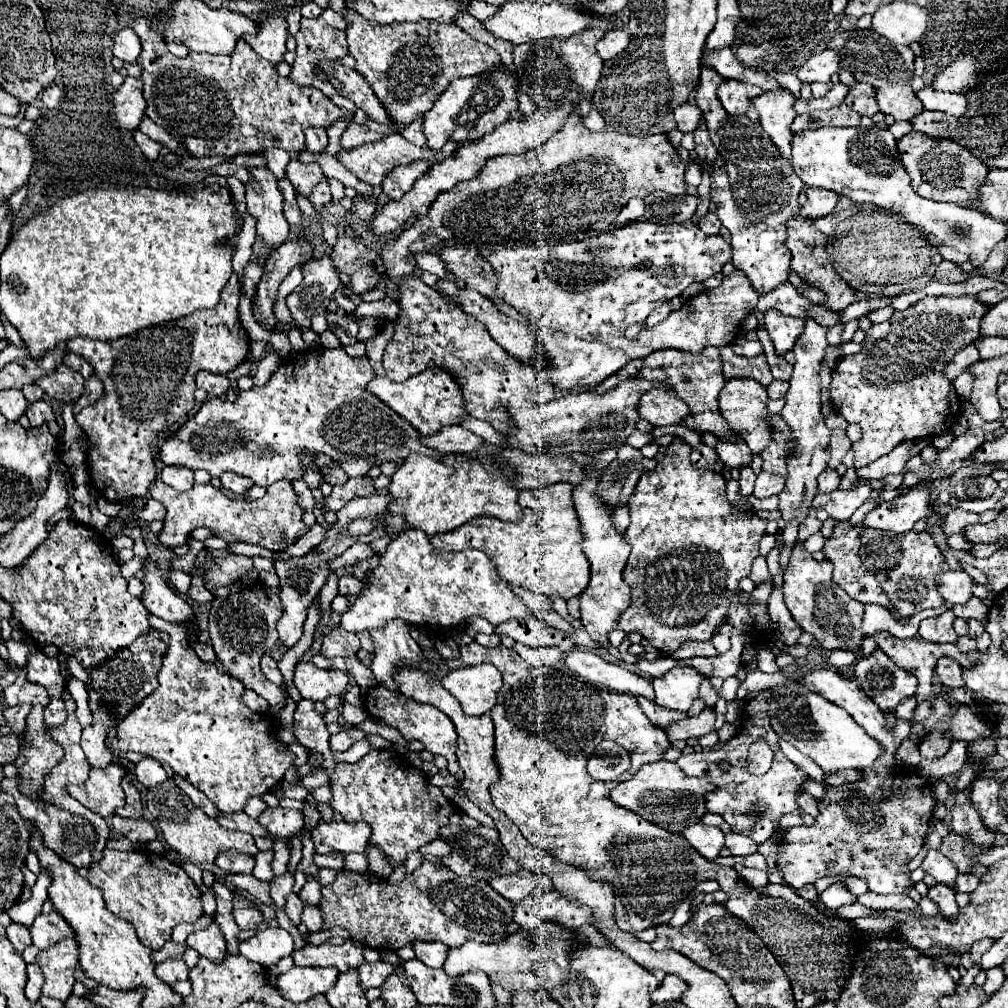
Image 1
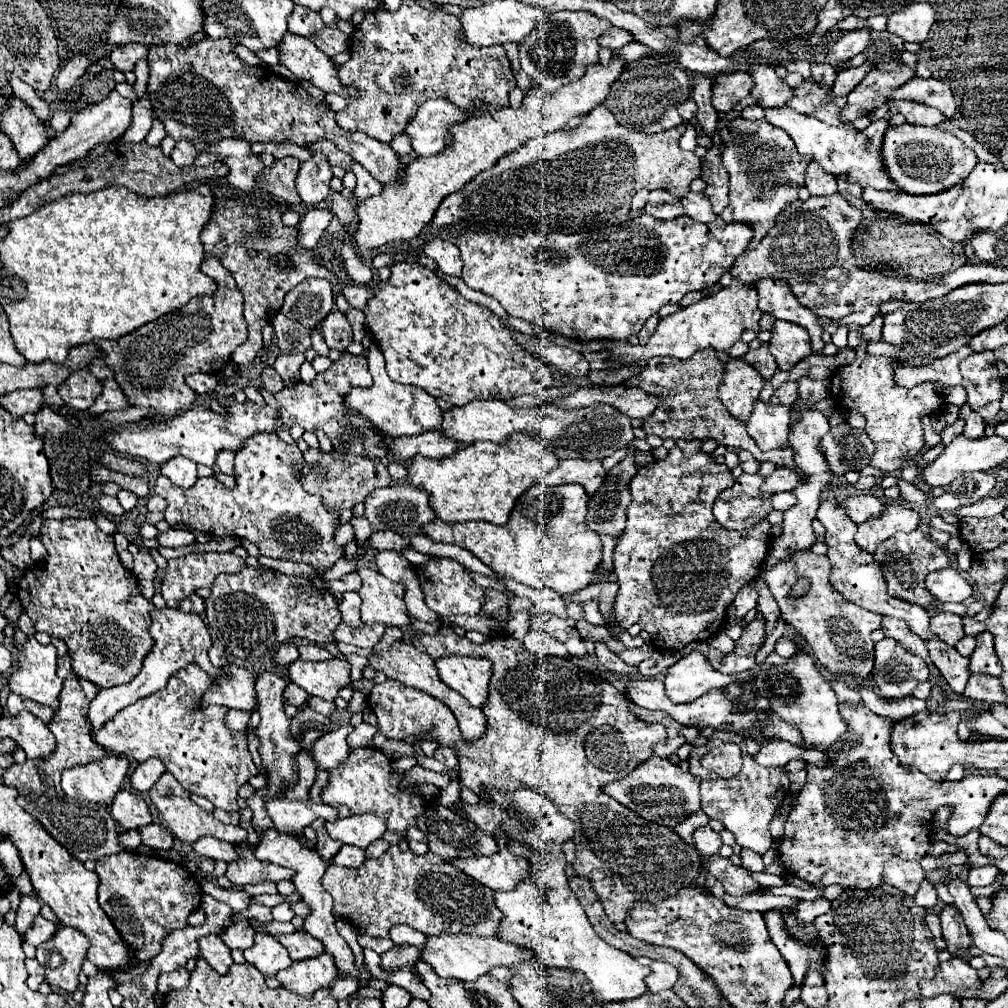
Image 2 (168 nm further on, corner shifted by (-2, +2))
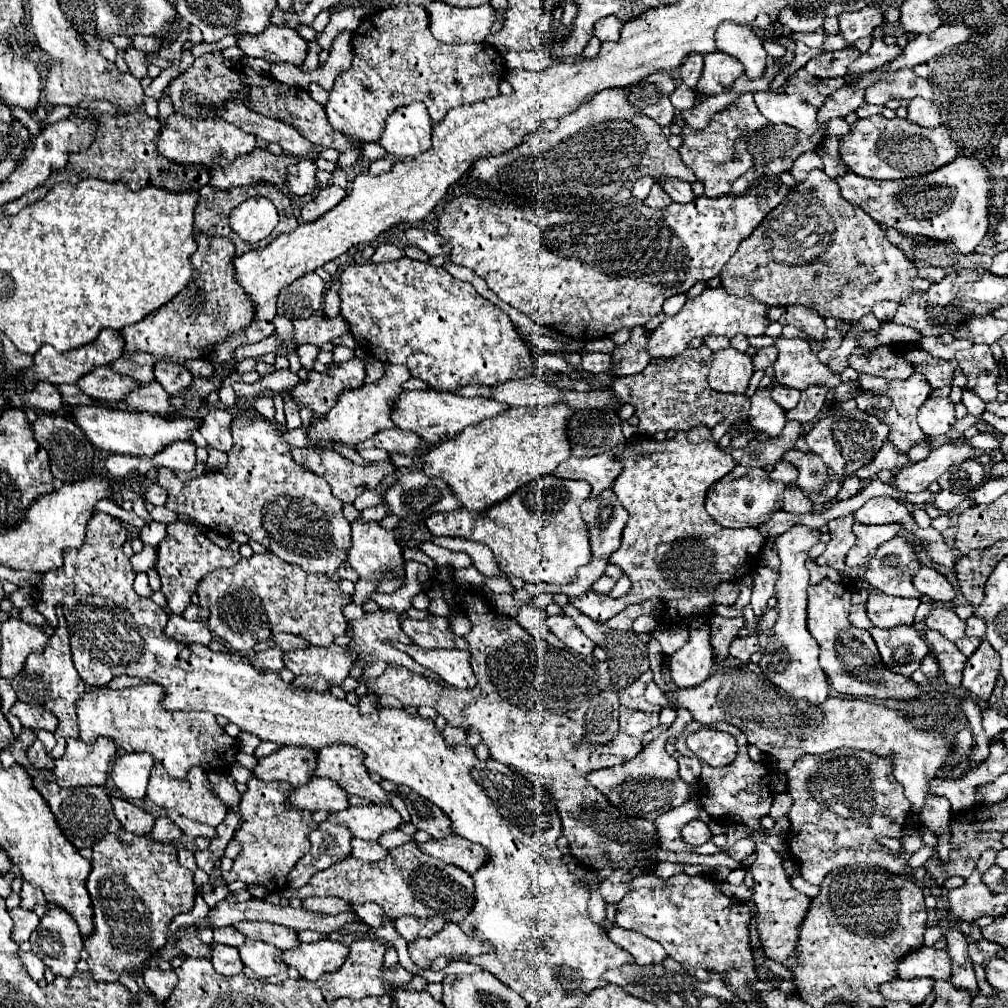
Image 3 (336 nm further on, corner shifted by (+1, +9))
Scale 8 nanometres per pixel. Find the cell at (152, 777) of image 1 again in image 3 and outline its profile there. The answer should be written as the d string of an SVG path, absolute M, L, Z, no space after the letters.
M124 753L116 759L112 767L114 785L130 799L142 799L146 795L146 785L154 759L150 753Z

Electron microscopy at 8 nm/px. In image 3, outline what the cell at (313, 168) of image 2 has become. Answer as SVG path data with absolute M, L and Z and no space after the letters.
M298 159L296 163L286 167L286 187L290 193L302 197L312 193L318 187L318 181L314 177L316 165L310 159Z

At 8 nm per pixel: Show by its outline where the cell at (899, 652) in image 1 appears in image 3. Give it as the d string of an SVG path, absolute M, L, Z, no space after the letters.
M874 593L868 597L868 617L874 627L898 627L914 625L914 613L920 605L920 599L902 599L890 597L884 593Z

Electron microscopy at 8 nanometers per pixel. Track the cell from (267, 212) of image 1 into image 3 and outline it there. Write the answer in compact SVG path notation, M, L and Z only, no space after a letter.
M172 113L160 129L158 151L176 163L202 163L206 167L218 167L218 157L234 159L240 153L250 153L256 149L256 137L242 133L242 129L230 125L218 117L182 117L182 113Z

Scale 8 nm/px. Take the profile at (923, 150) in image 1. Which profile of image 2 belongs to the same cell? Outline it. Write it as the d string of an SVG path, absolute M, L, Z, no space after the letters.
M889 126L885 132L883 160L891 180L907 194L929 194L945 192L953 184L961 184L965 176L979 164L979 158L959 138L945 134L931 126Z

